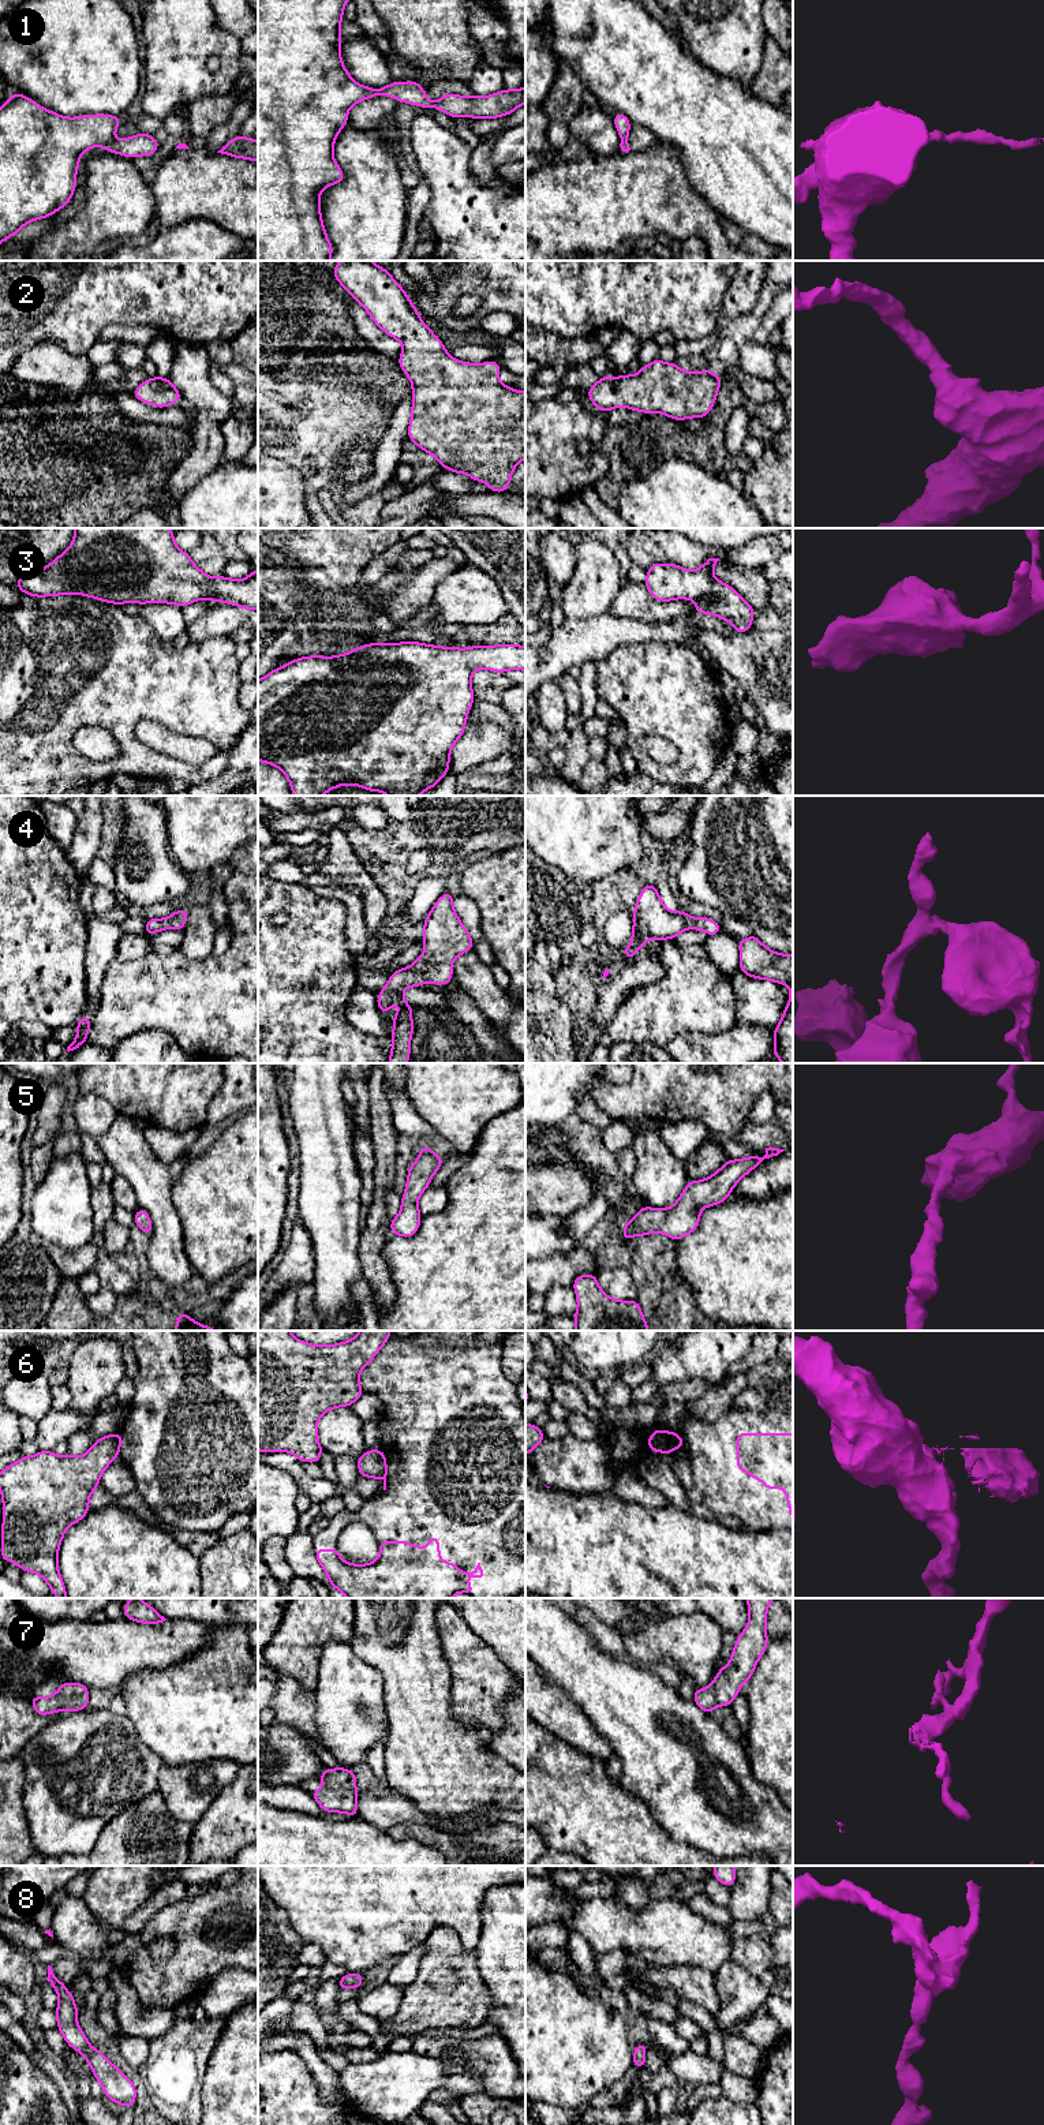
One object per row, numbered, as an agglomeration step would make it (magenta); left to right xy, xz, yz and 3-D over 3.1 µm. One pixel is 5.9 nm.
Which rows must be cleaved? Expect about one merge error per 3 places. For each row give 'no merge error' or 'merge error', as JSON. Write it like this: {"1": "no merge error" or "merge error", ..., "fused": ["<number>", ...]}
{"1": "merge error", "2": "no merge error", "3": "no merge error", "4": "no merge error", "5": "no merge error", "6": "merge error", "7": "no merge error", "8": "no merge error", "fused": ["1", "6"]}

